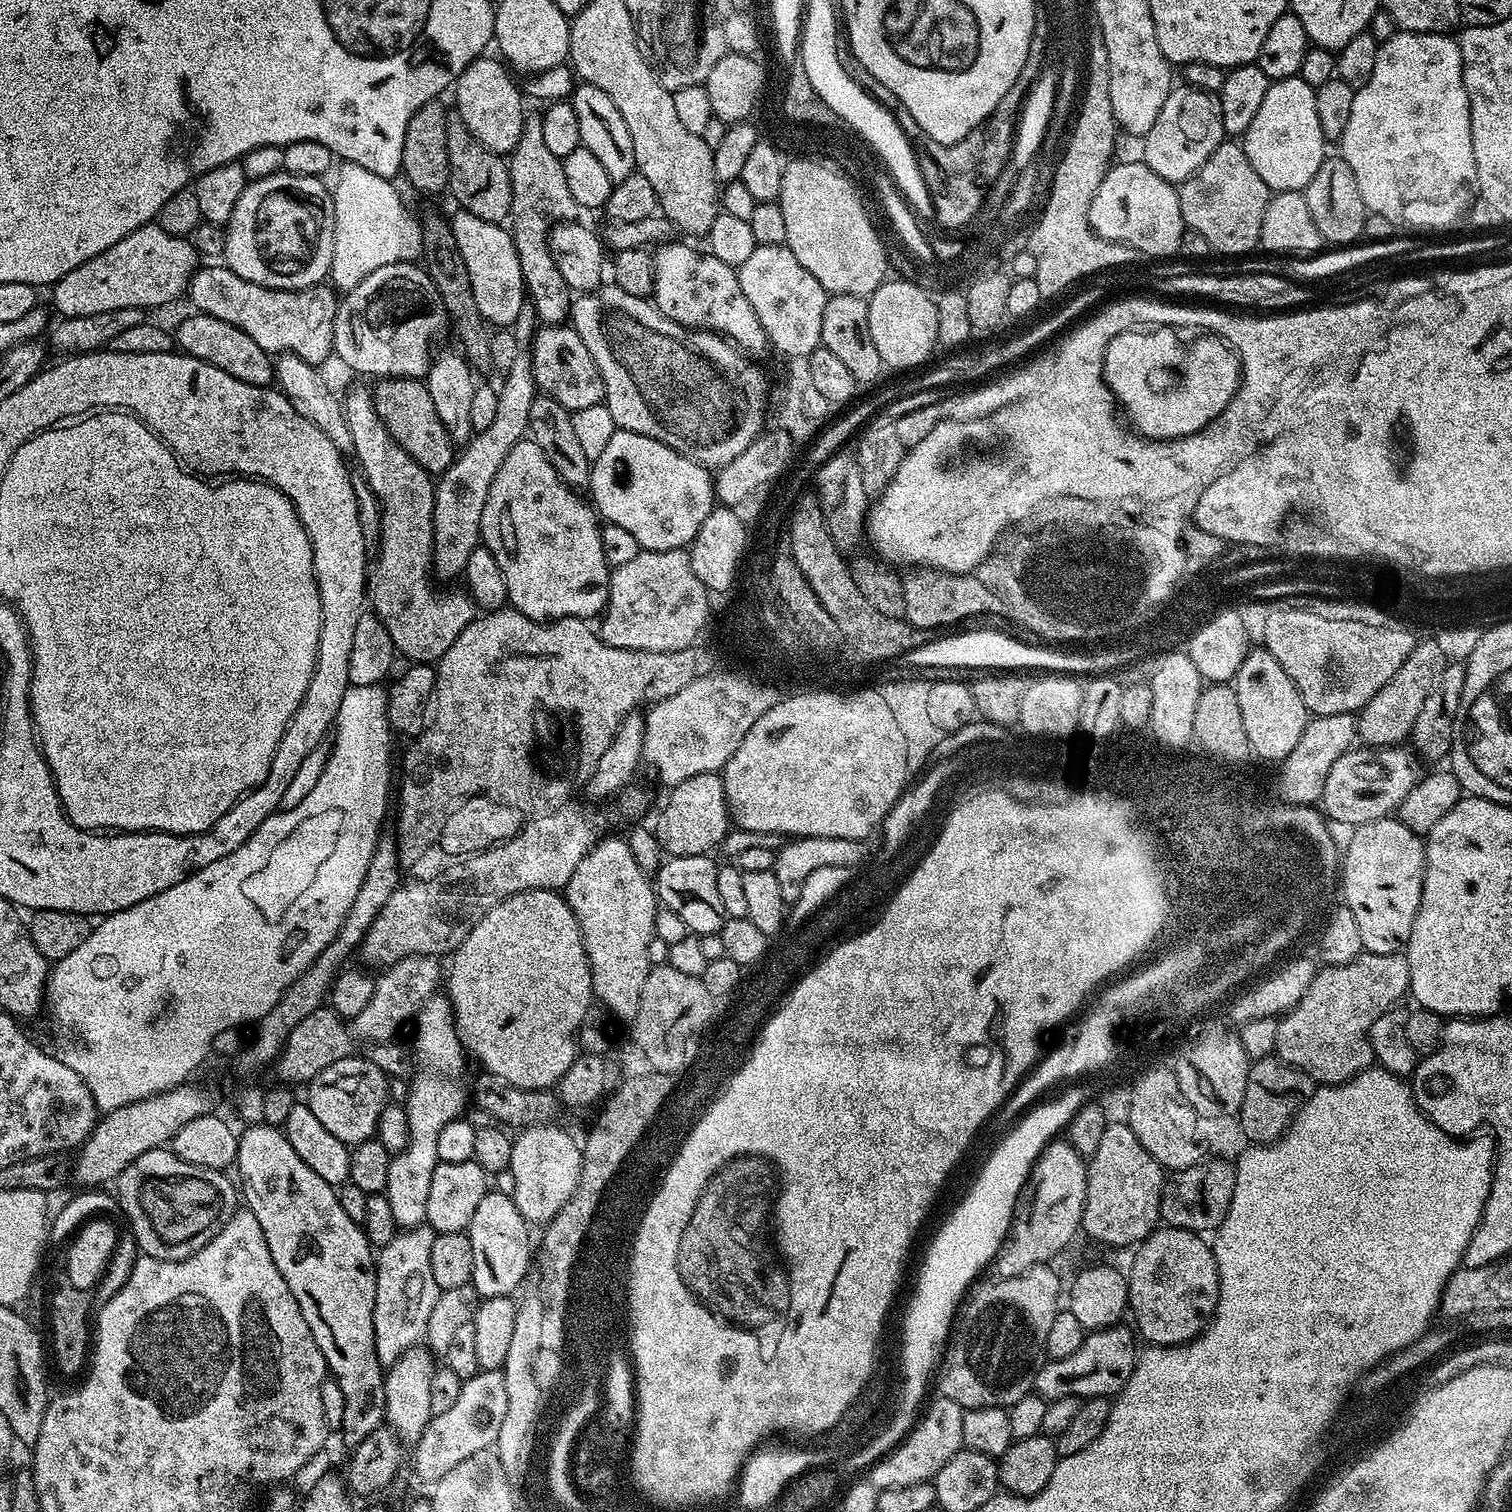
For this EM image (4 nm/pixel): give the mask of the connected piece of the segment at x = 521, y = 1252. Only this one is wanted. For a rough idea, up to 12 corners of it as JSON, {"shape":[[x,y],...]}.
{"shape":[[490,1190],[466,1229],[472,1287],[512,1296],[534,1264],[530,1225]]}

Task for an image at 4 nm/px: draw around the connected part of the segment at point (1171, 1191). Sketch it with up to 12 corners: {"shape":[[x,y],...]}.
{"shape":[[1205,1158],[1160,1194],[1169,1228],[1215,1233],[1230,1210],[1235,1167]]}

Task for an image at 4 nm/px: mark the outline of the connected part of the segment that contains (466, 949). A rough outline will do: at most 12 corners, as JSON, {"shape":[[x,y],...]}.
{"shape":[[559,891],[507,896],[446,968],[488,1076],[559,1085],[594,1004]]}

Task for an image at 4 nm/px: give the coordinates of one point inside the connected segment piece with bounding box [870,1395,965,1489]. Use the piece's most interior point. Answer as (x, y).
(937, 1436)

